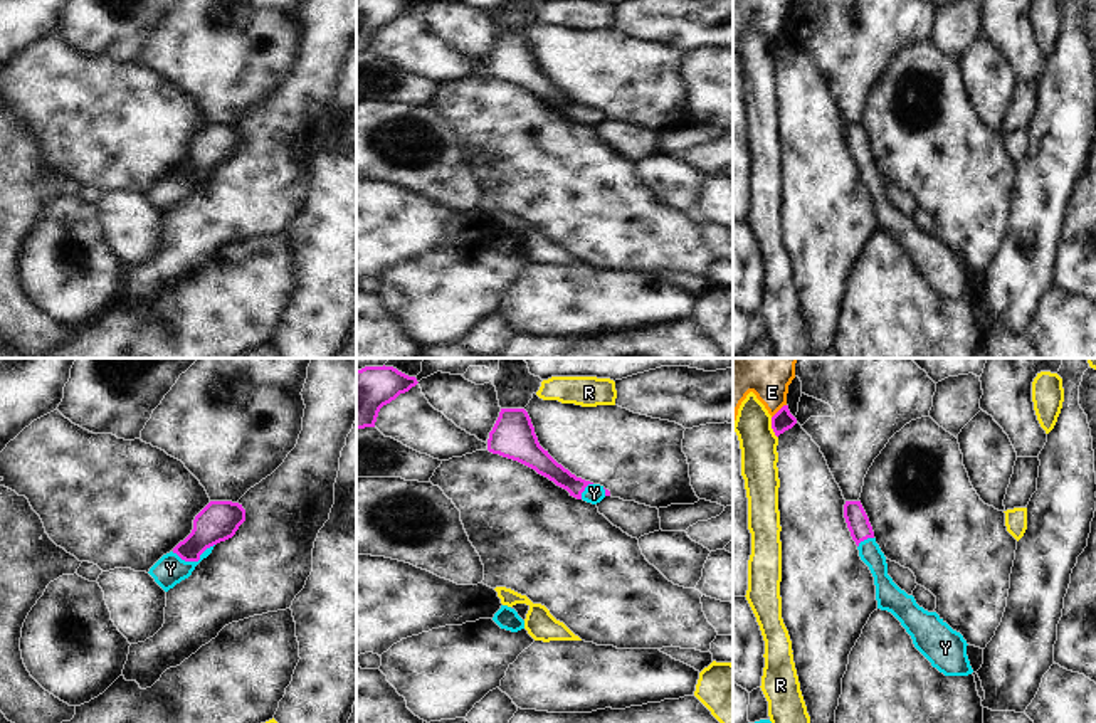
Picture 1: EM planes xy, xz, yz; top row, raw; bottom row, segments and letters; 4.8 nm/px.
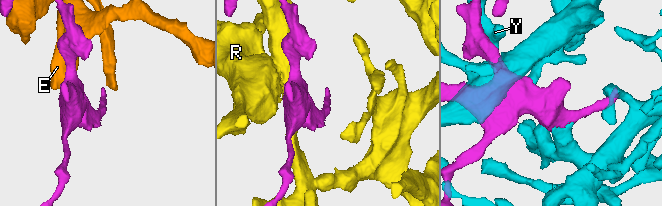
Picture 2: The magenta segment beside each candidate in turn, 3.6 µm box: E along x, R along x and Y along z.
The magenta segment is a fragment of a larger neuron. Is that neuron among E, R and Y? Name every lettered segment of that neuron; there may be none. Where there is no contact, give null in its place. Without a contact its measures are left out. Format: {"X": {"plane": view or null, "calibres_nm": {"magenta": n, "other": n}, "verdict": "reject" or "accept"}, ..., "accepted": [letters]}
{"E": {"plane": "yz", "calibres_nm": {"magenta": 100, "other": 300}, "verdict": "reject"}, "R": {"plane": "yz", "calibres_nm": {"magenta": 100, "other": 180}, "verdict": "reject"}, "Y": {"plane": "xy", "calibres_nm": {"magenta": 190, "other": 150}, "verdict": "accept"}, "accepted": ["Y"]}

